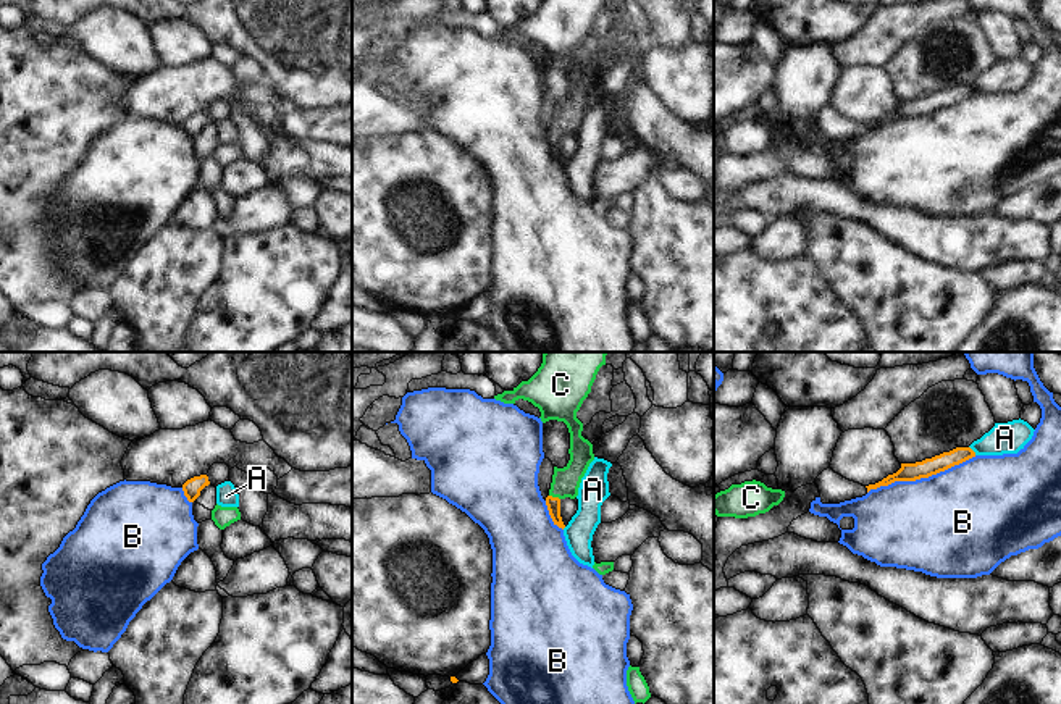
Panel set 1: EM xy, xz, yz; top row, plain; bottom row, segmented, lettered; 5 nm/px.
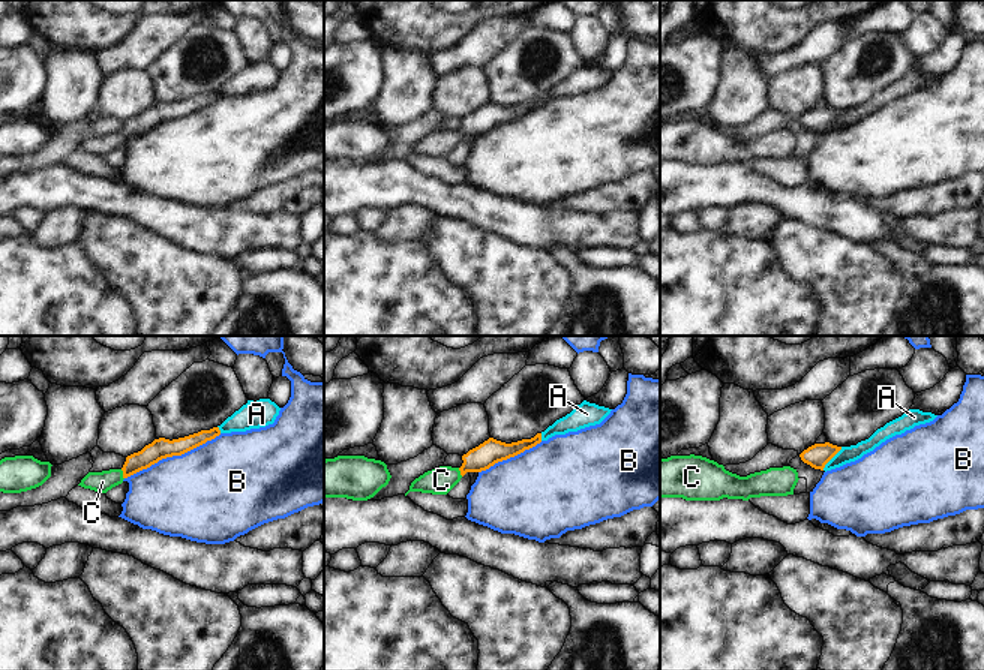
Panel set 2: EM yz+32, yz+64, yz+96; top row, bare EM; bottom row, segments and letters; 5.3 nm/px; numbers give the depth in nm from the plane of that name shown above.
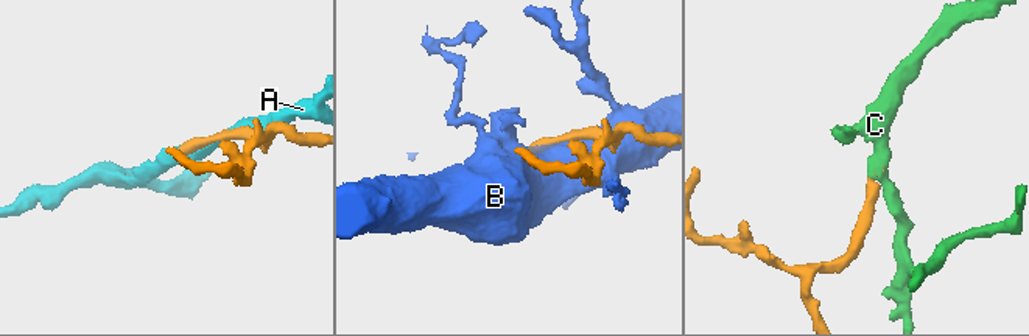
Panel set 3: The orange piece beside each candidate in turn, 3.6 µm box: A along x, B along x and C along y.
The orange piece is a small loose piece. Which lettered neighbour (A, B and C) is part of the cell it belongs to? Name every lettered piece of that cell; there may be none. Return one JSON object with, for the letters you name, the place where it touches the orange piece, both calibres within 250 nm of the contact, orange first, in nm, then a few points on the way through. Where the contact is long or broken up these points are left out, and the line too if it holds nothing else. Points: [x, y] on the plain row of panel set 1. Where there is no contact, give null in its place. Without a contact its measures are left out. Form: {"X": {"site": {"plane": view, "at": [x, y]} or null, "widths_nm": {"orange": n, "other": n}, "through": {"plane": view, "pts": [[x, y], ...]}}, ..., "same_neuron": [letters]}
{"C": {"site": {"plane": "xz", "at": [554, 136]}, "widths_nm": {"orange": 70, "other": 140}, "through": {"plane": "xz", "pts": [[553, 142], [554, 136], [566, 120]]}}, "same_neuron": ["C"]}

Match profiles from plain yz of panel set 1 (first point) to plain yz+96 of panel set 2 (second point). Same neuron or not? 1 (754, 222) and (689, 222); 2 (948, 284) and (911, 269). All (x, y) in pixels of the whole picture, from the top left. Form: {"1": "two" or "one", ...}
{"1": "two", "2": "two"}

